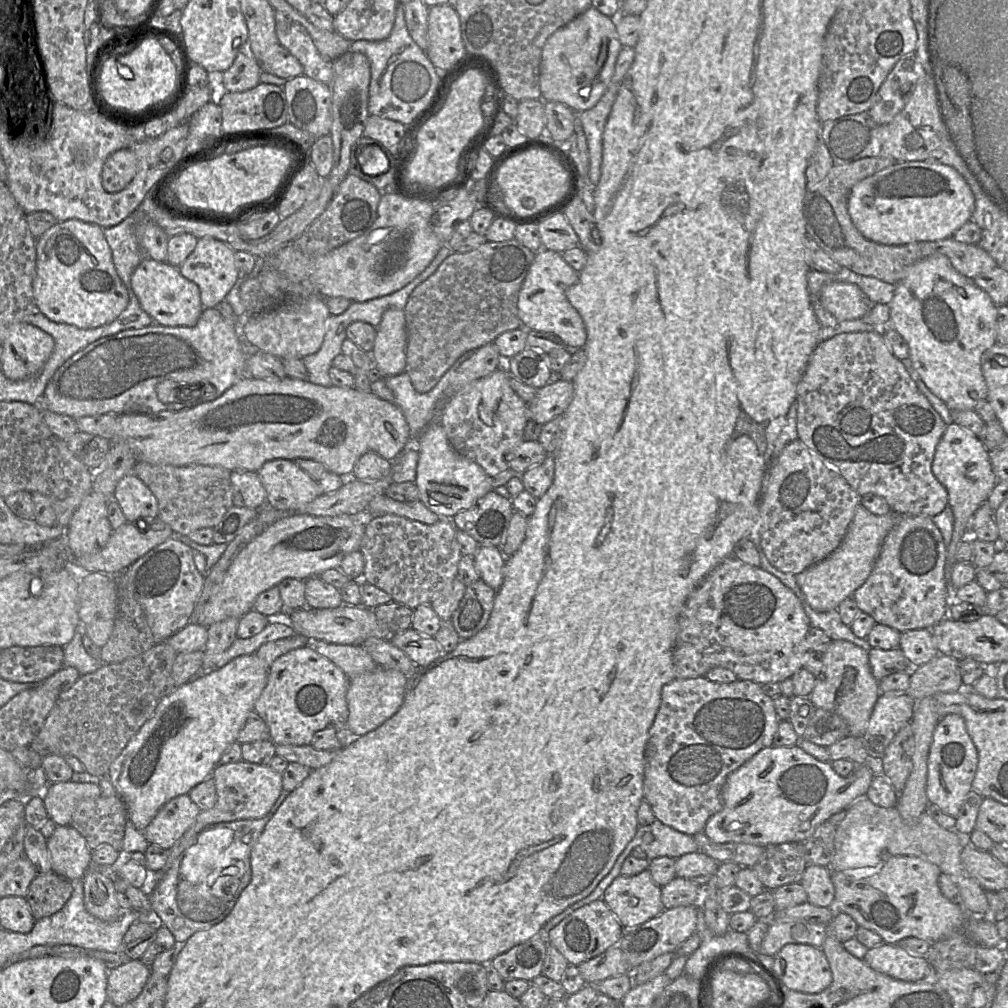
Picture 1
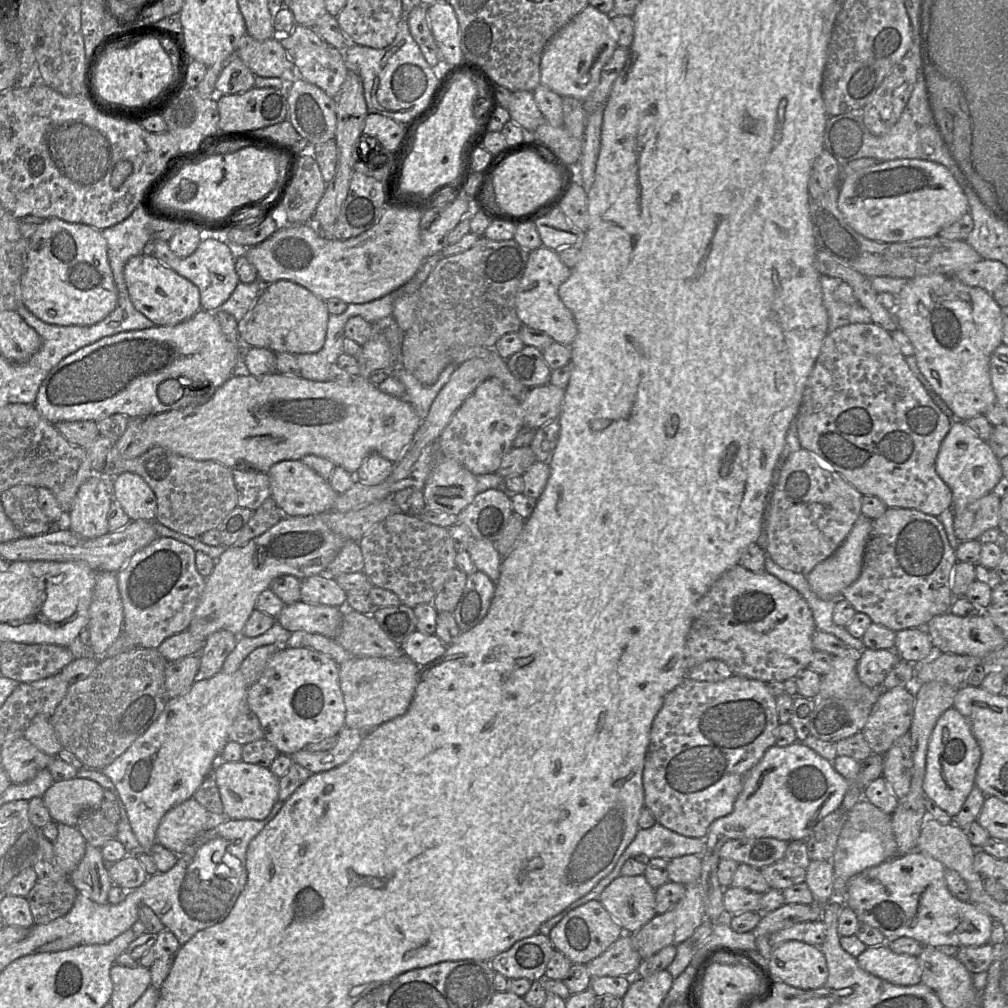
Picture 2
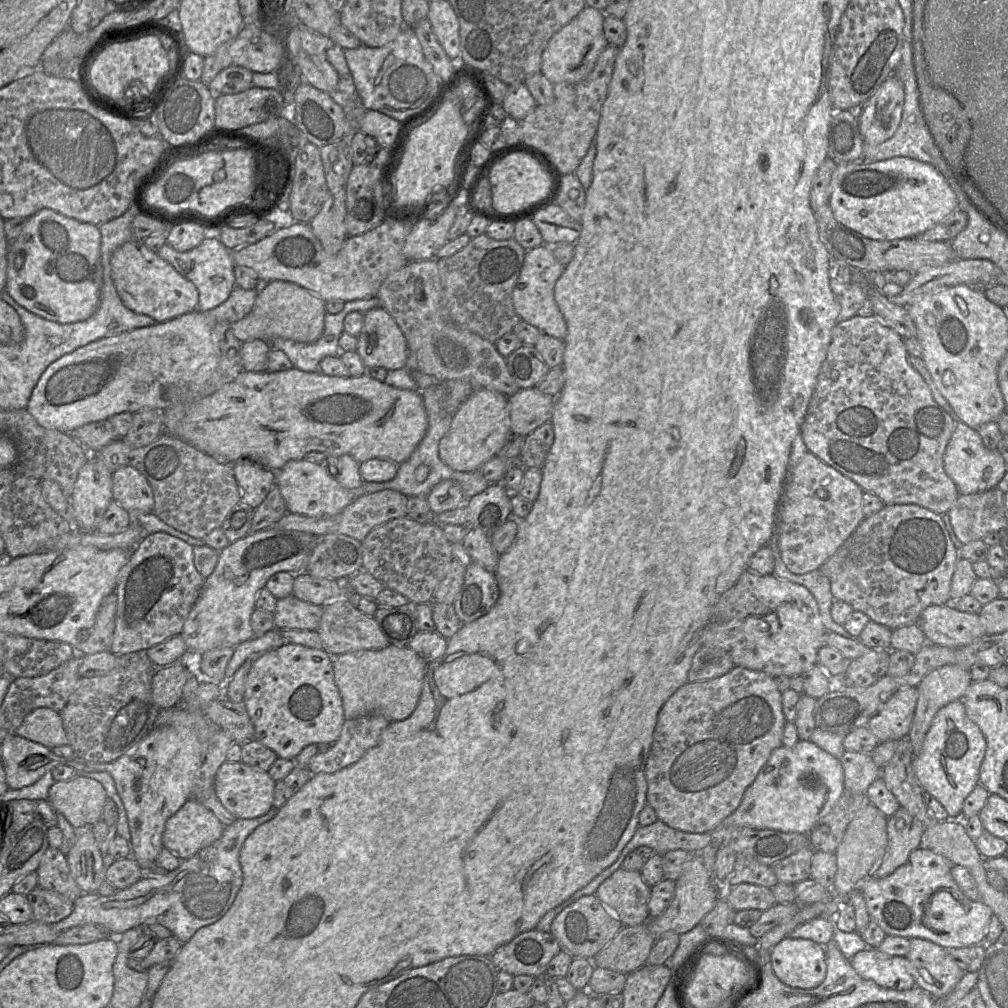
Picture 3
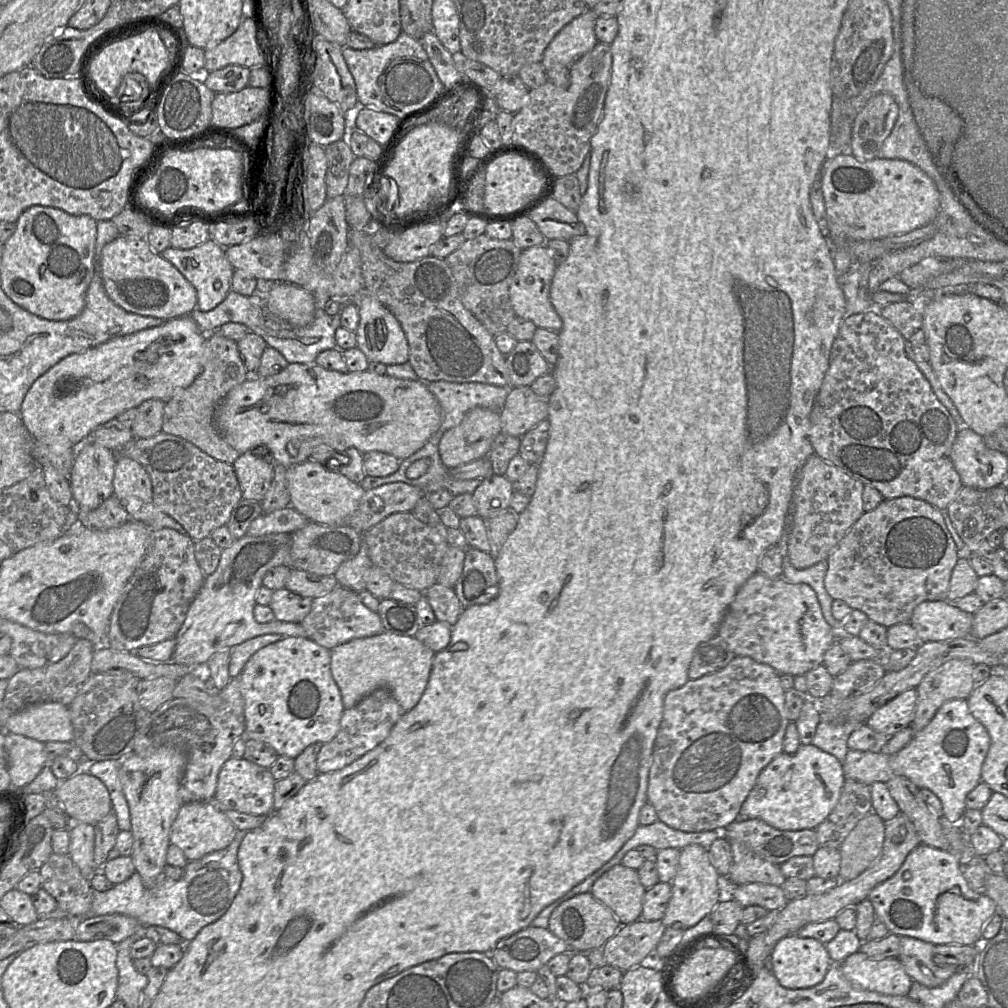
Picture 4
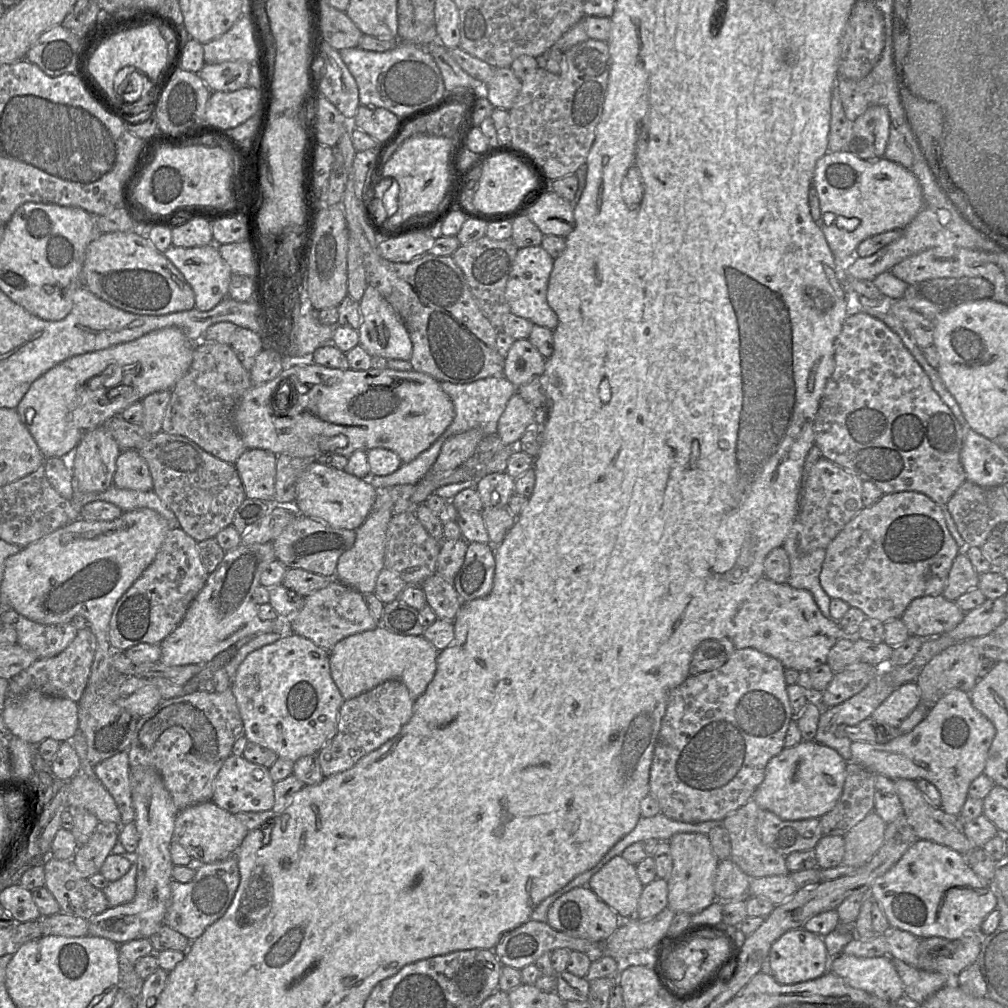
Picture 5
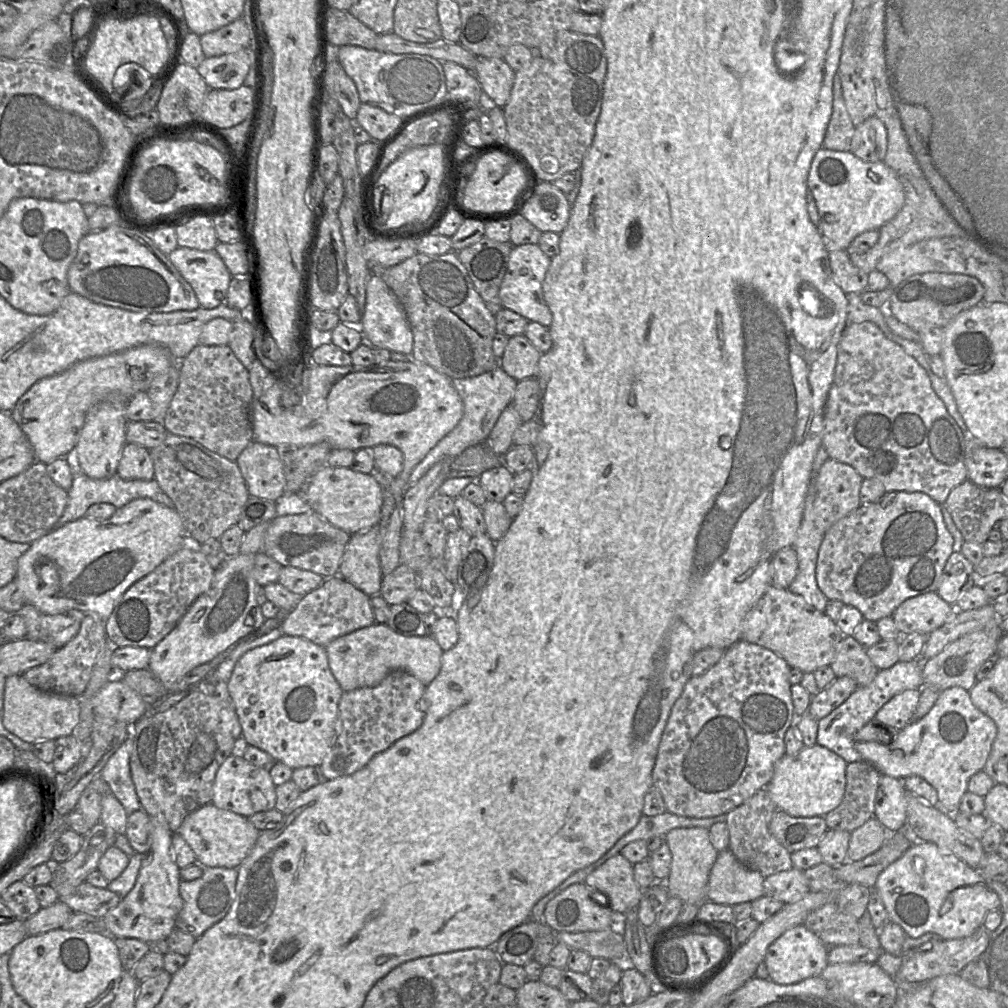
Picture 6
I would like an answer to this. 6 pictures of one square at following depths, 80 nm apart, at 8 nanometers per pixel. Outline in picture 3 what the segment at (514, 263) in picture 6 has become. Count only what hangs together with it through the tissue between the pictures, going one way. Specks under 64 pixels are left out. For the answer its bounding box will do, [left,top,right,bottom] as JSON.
[512,244,567,340]

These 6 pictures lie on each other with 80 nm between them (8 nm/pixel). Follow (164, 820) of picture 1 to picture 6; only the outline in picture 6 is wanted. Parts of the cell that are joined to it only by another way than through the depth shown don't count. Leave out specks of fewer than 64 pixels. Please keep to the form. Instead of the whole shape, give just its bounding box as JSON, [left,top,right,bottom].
[177,803,258,868]

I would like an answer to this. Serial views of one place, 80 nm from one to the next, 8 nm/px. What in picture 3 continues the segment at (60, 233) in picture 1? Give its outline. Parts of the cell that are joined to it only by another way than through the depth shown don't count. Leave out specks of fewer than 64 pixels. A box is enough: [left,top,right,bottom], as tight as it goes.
[6,209,102,324]

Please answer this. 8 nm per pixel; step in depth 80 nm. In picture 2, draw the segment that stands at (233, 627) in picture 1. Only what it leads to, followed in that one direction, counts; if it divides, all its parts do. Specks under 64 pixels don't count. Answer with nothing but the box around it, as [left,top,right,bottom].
[197,630,240,680]

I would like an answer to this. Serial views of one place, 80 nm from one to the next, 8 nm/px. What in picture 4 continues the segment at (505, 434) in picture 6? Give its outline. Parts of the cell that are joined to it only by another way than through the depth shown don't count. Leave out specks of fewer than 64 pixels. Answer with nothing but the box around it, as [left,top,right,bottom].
[500,386,547,437]

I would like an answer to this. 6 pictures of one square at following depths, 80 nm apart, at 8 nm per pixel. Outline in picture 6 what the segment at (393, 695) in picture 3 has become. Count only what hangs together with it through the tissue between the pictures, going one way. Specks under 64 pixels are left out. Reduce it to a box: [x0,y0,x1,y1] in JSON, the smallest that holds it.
[325,622,444,692]

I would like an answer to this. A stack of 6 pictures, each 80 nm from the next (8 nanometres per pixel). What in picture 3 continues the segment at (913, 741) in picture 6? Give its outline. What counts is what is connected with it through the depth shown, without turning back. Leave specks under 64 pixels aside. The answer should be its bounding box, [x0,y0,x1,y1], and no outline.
[840,700,986,821]

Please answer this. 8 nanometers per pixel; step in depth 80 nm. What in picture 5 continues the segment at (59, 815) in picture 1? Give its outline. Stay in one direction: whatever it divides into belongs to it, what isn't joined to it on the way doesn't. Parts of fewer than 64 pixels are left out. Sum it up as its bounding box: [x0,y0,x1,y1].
[68,773,121,824]

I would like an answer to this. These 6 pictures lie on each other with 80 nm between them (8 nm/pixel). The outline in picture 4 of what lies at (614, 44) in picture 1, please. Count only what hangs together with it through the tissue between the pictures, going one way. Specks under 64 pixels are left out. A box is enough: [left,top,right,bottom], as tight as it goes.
[541,9,598,70]

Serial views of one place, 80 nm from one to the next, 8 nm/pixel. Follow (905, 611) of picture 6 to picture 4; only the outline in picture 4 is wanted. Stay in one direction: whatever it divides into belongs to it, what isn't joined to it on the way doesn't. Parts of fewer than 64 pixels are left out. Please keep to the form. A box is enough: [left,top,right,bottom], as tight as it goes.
[909,600,973,642]

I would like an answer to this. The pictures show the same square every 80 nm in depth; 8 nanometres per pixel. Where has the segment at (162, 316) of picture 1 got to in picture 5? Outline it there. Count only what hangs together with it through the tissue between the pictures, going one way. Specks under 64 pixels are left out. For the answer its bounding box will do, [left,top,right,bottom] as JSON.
[82,230,195,316]

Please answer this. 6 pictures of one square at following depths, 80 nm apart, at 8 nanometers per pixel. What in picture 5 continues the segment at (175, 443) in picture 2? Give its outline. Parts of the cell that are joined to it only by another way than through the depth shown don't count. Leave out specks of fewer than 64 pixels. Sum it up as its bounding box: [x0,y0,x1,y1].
[234,359,454,463]

